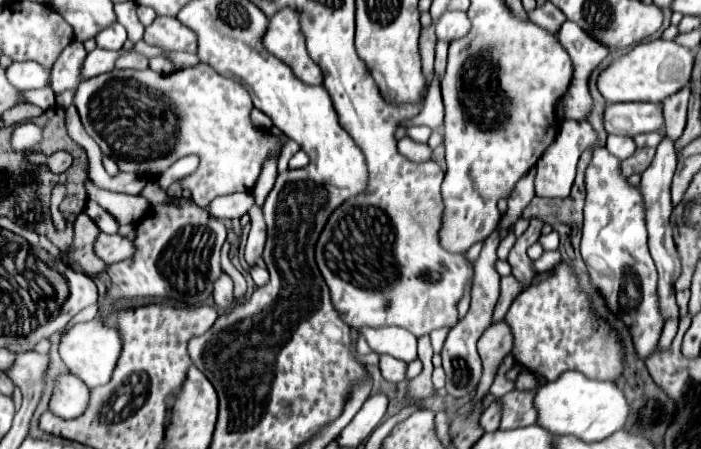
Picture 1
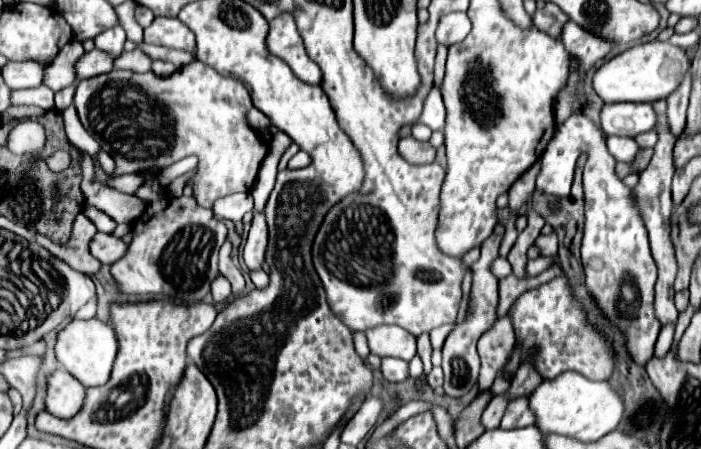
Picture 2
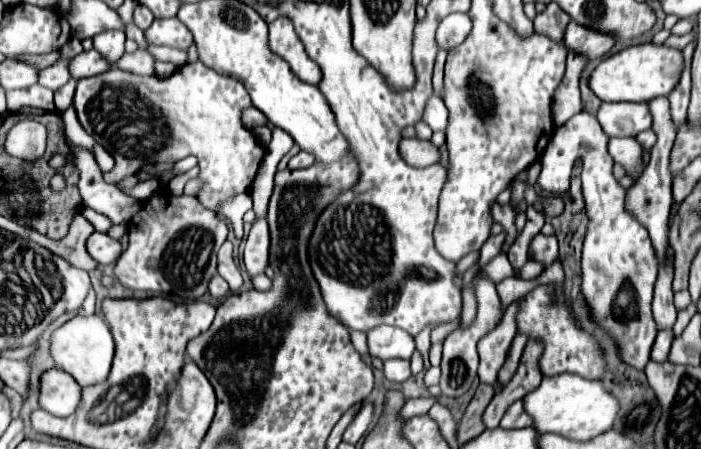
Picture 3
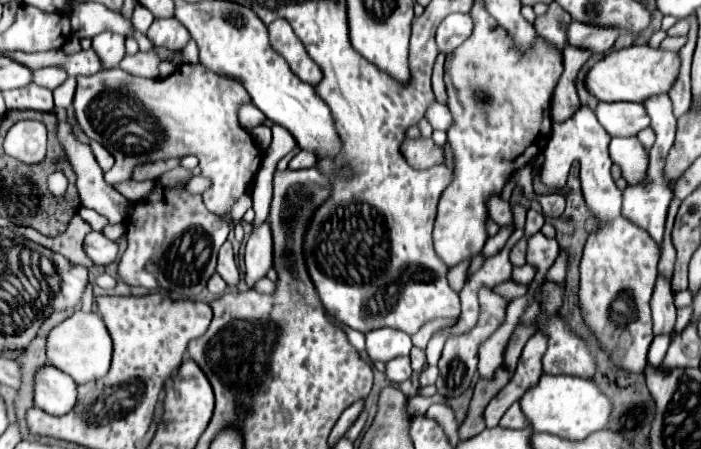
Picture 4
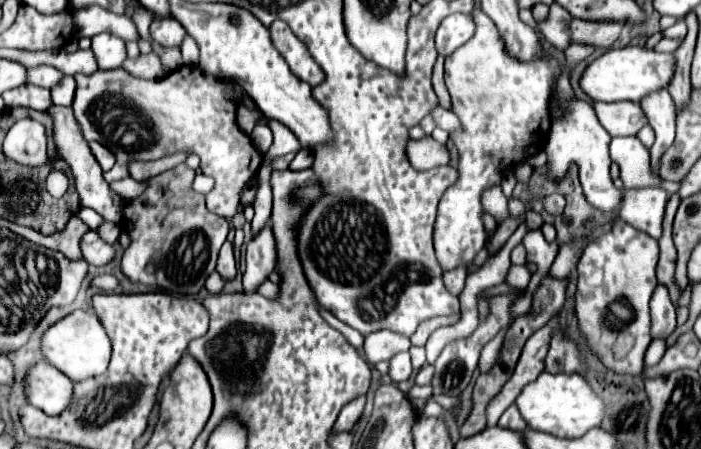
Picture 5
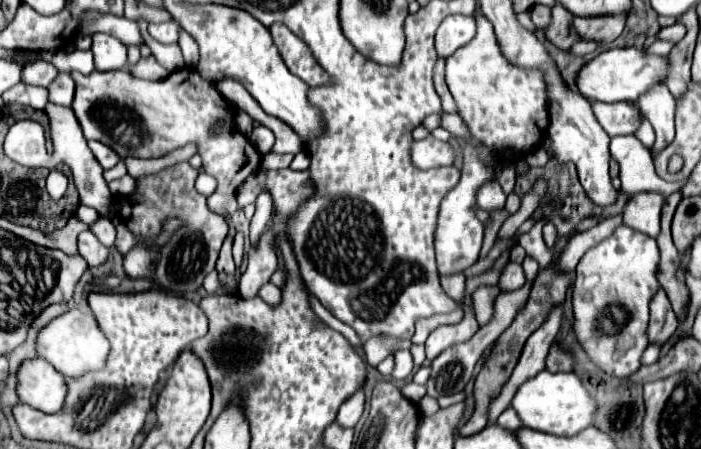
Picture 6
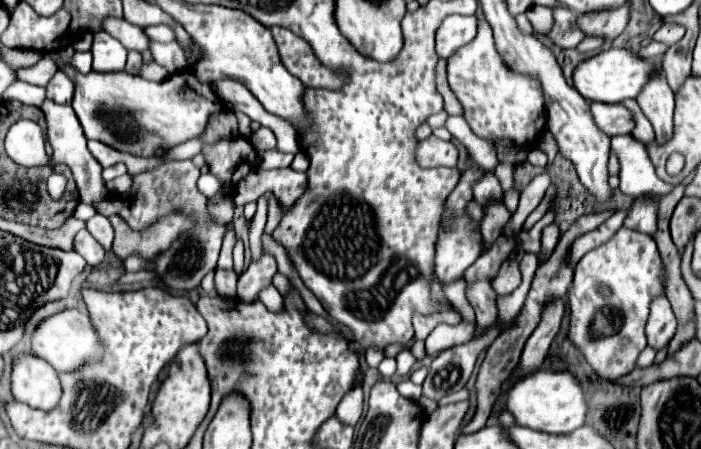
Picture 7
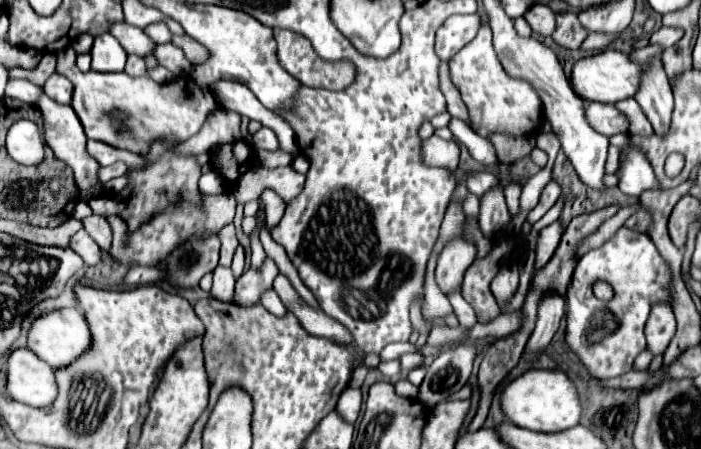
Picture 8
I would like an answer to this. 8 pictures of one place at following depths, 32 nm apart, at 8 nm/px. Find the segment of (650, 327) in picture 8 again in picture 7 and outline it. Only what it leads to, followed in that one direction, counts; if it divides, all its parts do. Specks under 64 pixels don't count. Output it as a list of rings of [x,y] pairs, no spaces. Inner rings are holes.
[[[660,296],[650,306],[650,318],[648,318],[648,324],[646,324],[648,346],[652,346],[654,350],[662,350],[664,346],[668,346],[674,332],[676,332],[674,312],[670,308],[668,298]]]

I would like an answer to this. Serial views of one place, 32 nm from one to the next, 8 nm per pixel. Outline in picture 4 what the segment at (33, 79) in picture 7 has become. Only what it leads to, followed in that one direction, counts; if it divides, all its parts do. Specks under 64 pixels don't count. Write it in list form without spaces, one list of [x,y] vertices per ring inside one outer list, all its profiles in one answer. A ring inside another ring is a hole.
[[[56,66],[34,70],[34,84],[40,84],[40,86],[50,88],[50,90],[60,86],[66,78],[68,78],[68,74],[62,68],[56,68]]]

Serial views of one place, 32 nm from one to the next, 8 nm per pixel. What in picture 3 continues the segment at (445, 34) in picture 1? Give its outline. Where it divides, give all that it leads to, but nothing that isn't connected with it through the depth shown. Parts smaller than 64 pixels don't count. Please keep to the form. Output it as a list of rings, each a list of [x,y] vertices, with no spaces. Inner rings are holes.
[[[448,14],[438,30],[436,30],[436,42],[442,50],[452,50],[454,46],[462,44],[462,40],[466,40],[466,36],[472,30],[472,20],[468,14]]]

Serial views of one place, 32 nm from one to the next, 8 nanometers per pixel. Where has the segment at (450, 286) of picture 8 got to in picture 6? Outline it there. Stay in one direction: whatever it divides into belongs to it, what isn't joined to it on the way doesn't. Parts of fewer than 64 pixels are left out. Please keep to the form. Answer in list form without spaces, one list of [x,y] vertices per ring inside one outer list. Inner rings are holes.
[[[460,140],[460,146],[464,150],[464,168],[460,182],[446,194],[446,198],[440,204],[440,216],[438,216],[438,230],[436,230],[436,264],[438,264],[438,274],[440,276],[452,276],[458,272],[464,272],[468,266],[472,266],[482,248],[482,238],[484,238],[484,226],[482,222],[474,216],[476,208],[476,190],[486,182],[494,178],[494,170],[486,168],[476,154],[476,148],[464,140]]]

